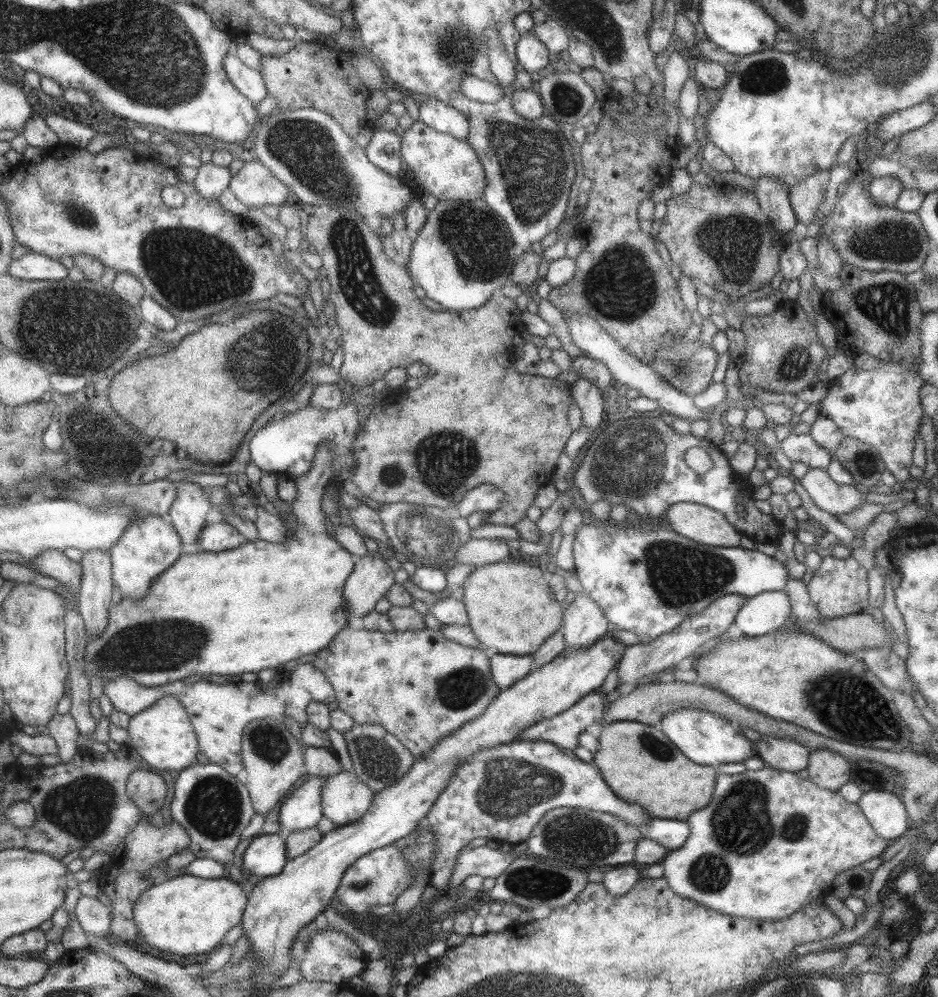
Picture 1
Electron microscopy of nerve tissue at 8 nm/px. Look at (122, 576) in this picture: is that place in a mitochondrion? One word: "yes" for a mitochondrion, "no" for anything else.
no

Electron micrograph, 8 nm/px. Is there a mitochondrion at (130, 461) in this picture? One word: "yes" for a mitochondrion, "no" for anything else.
no

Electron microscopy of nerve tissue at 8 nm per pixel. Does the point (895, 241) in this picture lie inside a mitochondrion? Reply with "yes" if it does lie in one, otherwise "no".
yes

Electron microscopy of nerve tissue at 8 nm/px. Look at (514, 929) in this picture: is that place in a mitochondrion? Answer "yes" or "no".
no

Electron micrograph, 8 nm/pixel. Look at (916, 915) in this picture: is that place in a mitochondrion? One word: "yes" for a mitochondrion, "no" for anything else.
no

